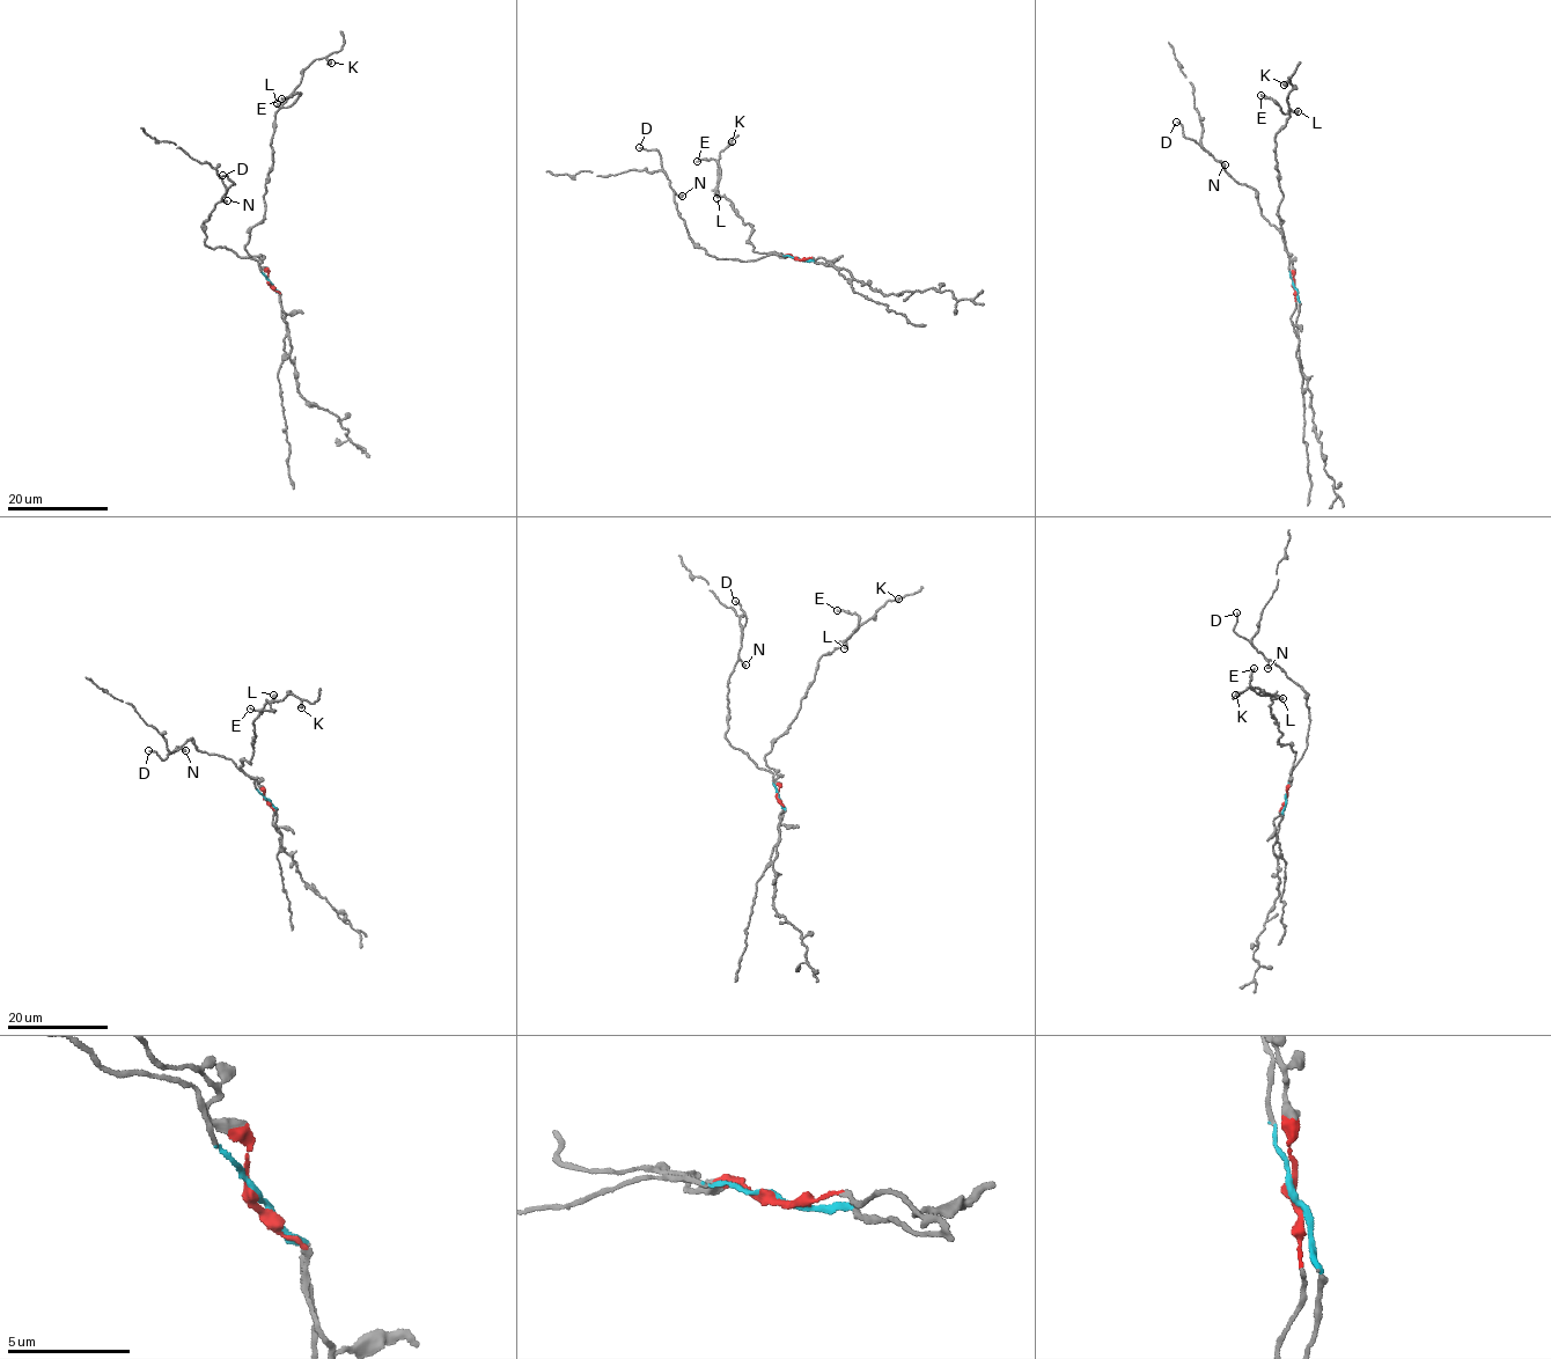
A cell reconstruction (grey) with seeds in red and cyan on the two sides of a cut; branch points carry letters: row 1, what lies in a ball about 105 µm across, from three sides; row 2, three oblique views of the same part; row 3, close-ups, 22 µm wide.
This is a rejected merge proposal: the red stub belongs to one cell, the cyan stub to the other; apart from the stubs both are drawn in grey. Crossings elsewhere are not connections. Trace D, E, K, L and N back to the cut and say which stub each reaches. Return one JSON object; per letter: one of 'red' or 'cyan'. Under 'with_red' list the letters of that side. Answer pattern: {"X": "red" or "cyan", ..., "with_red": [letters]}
{"D": "cyan", "E": "red", "K": "red", "L": "red", "N": "cyan", "with_red": ["E", "K", "L"]}

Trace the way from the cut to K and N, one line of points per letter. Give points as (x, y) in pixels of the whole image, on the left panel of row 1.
K: (269, 283), (262, 261), (244, 248), (250, 228), (263, 220), (276, 111), (303, 70), (316, 59), (331, 63)
N: (270, 283), (256, 259), (241, 257), (223, 247), (211, 249), (205, 243), (204, 225), (217, 204), (227, 200)

